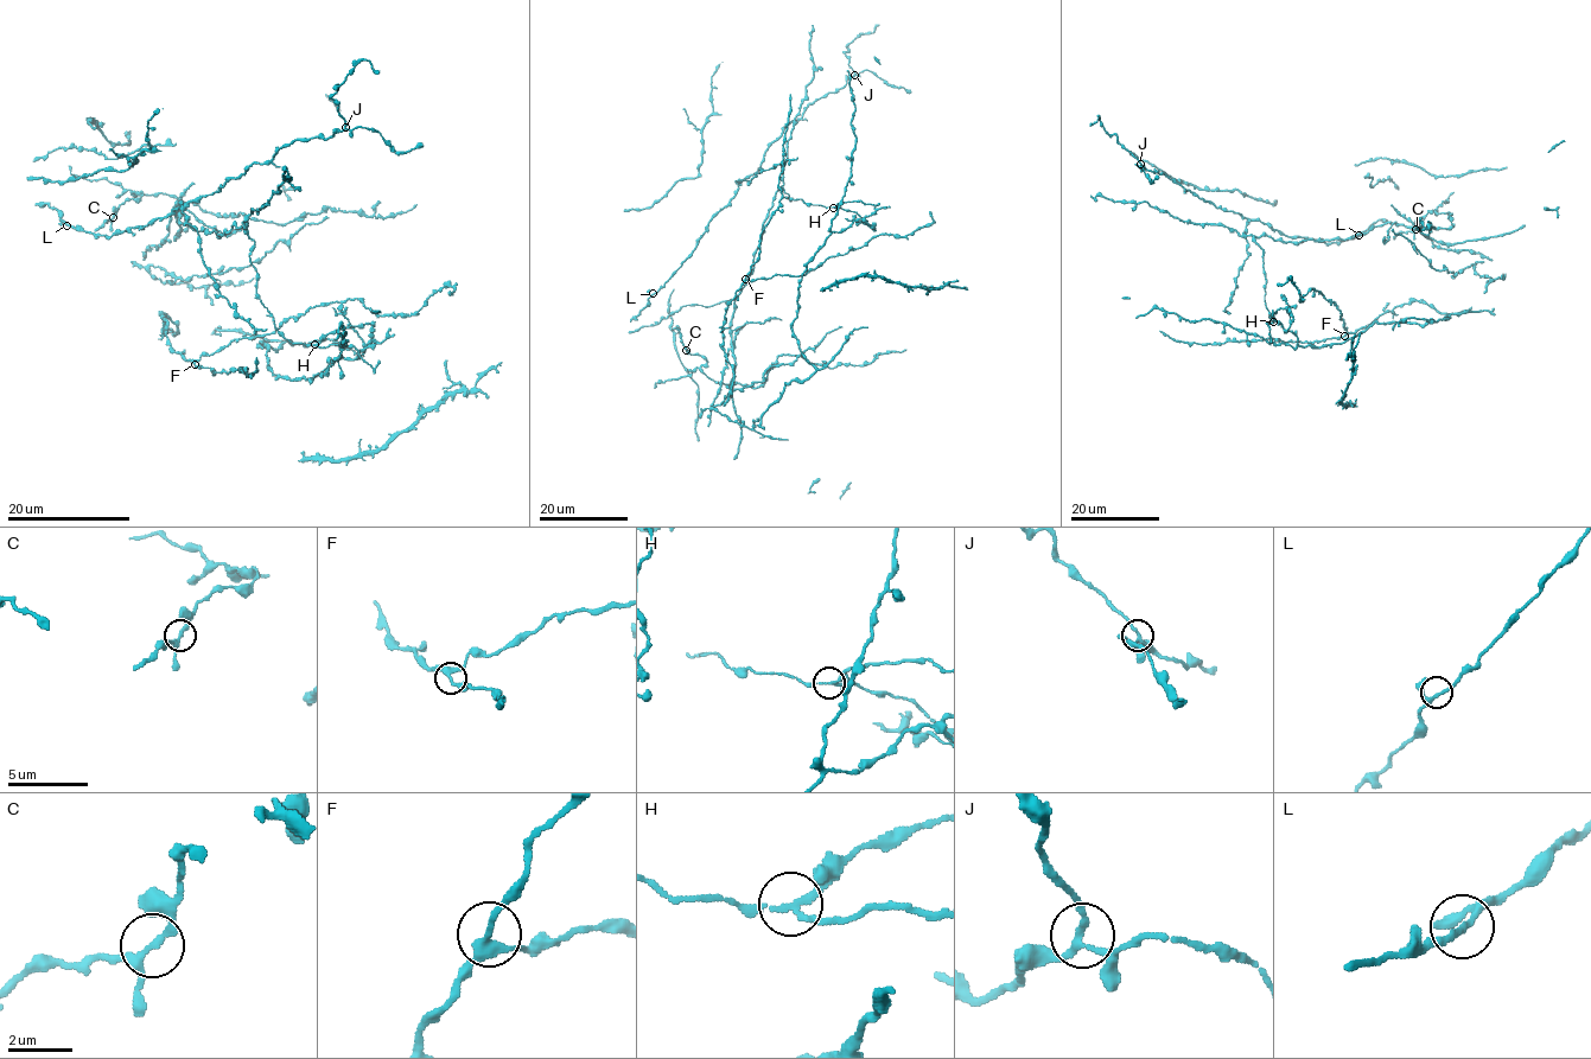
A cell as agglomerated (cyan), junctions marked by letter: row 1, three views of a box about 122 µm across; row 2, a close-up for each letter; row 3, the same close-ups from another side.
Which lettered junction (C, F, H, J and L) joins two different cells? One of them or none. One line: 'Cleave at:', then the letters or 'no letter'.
Cleave at: H

